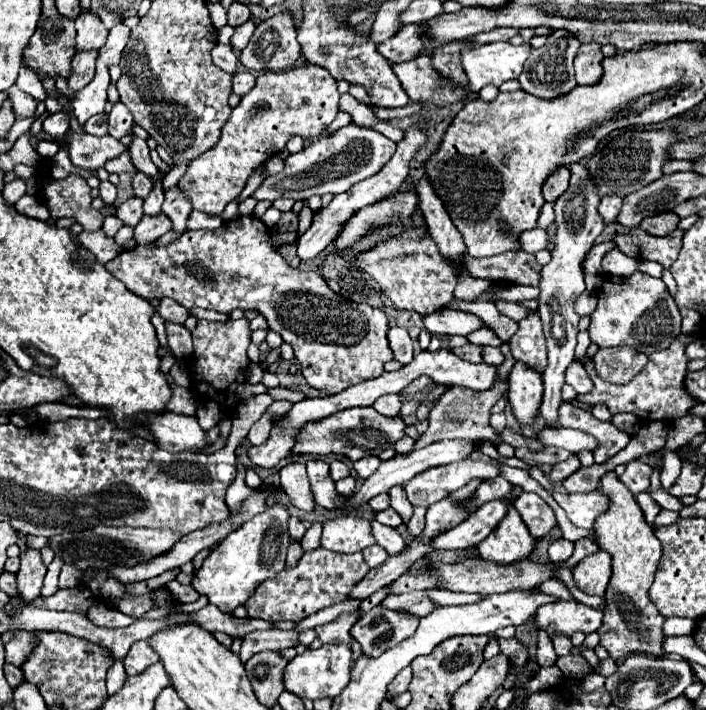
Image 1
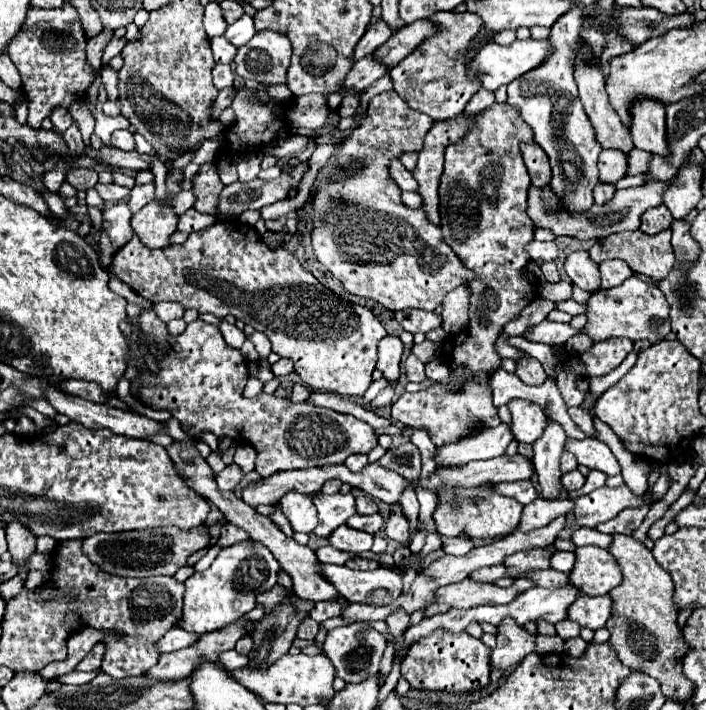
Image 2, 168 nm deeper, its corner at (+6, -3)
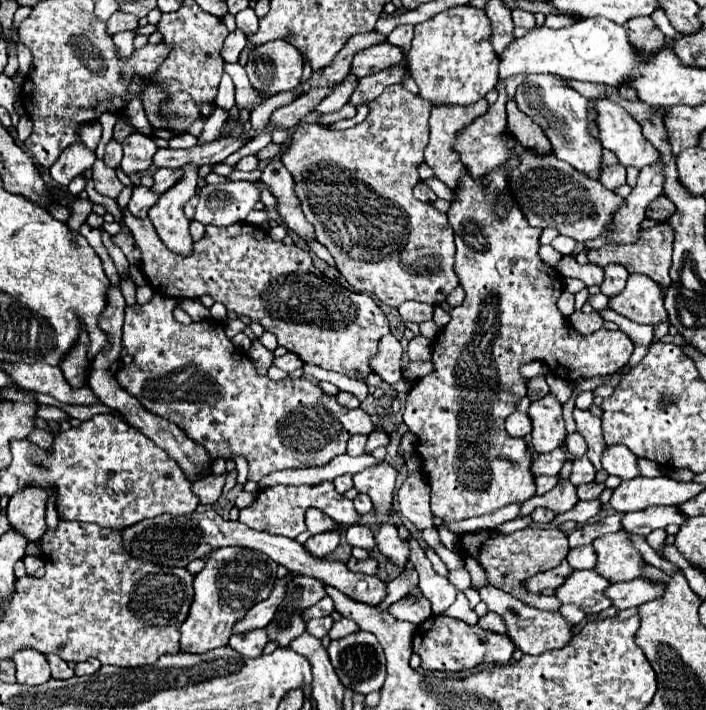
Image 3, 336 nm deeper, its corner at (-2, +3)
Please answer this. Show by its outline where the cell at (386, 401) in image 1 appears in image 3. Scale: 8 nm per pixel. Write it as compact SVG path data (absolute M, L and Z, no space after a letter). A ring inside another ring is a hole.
M386 334L378 342L378 352L376 352L374 360L370 360L370 370L374 374L378 374L384 382L396 384L398 380L402 380L400 358L402 358L400 342L392 334Z

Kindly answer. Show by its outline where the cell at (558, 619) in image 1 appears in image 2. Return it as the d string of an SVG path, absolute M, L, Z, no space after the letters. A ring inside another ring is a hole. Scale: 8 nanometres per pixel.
M578 596L574 606L568 610L568 618L578 622L582 628L598 630L606 624L612 610L610 596Z

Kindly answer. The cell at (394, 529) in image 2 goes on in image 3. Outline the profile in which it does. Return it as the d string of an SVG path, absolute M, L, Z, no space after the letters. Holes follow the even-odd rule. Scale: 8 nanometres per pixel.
M410 536L410 560L416 566L416 572L420 576L420 588L424 592L424 596L430 600L430 608L432 608L432 616L440 616L444 614L450 604L454 604L458 590L448 582L448 578L438 576L432 570L430 560L424 556L424 548L420 548L420 544L416 542L416 538Z

